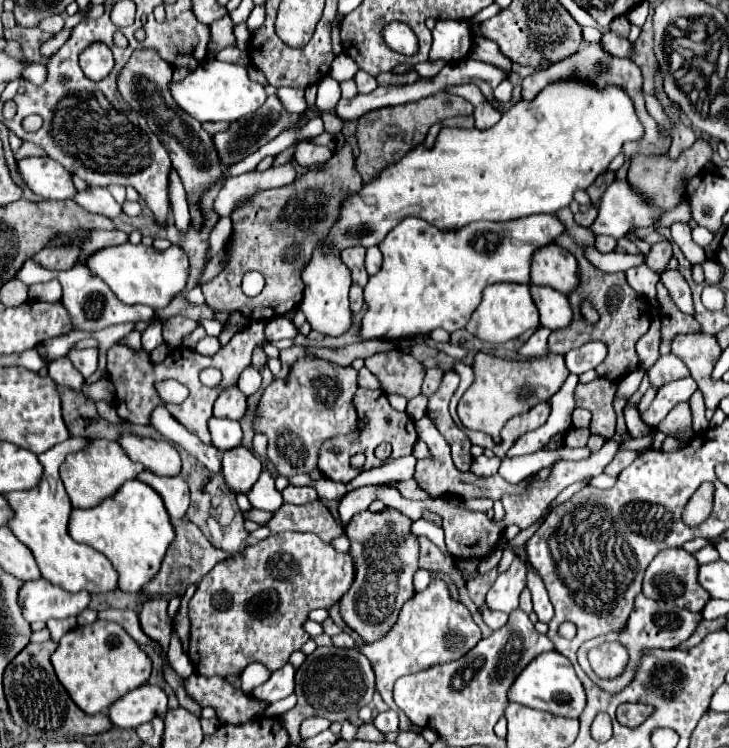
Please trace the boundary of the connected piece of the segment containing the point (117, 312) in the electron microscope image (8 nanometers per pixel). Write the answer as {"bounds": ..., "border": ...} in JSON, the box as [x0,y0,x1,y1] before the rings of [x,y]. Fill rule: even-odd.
{"bounds":[15,261,163,351],"border":[[[25,261],[21,271],[17,273],[15,279],[25,283],[25,277],[43,277],[43,279],[59,279],[63,285],[63,307],[67,309],[71,323],[73,323],[73,331],[101,331],[105,327],[111,325],[119,325],[119,323],[137,323],[137,321],[147,321],[149,327],[143,331],[141,341],[143,341],[143,349],[145,351],[153,351],[155,347],[159,347],[163,343],[161,337],[161,329],[163,329],[163,319],[157,317],[157,313],[151,307],[145,305],[125,305],[123,301],[117,299],[117,295],[105,285],[103,279],[99,279],[97,275],[93,275],[87,267],[83,265],[75,265],[69,271],[61,271],[61,273],[47,273],[43,267],[37,267],[33,261]]]}

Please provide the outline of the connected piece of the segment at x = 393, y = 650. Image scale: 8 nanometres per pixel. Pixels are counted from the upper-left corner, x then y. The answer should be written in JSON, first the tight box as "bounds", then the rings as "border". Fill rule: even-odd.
{"bounds":[359,577,481,729],"border":[[[435,577],[425,591],[413,595],[411,601],[405,603],[405,607],[401,609],[401,619],[397,621],[397,627],[389,631],[389,635],[385,635],[377,643],[367,643],[359,649],[367,655],[367,659],[373,665],[377,677],[377,691],[381,693],[383,701],[398,714],[399,728],[407,729],[411,723],[393,703],[391,695],[395,681],[403,675],[419,673],[441,663],[457,661],[465,653],[469,653],[479,641],[481,641],[481,629],[471,619],[469,609],[451,597],[449,585],[441,577]]]}

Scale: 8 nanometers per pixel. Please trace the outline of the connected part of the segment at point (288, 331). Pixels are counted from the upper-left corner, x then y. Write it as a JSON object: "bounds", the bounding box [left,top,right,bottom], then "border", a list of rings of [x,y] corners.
{"bounds":[267,317,297,341],"border":[[[275,317],[269,321],[267,327],[267,341],[275,341],[275,339],[291,339],[297,333],[295,325],[285,319],[285,317]]]}

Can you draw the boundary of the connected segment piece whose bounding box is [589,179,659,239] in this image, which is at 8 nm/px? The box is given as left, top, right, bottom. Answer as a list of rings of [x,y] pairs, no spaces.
[[[615,179],[605,191],[597,219],[591,223],[593,235],[609,235],[621,239],[631,227],[651,227],[659,219],[659,211],[649,207],[641,195],[627,185],[627,181]]]

